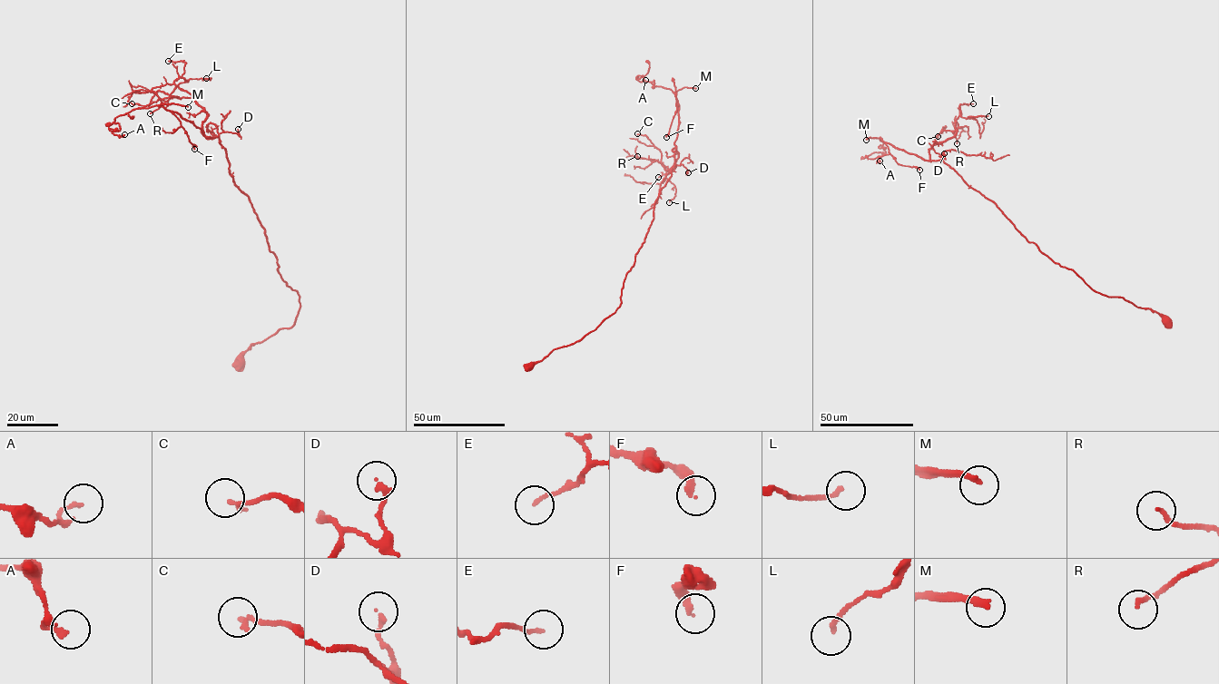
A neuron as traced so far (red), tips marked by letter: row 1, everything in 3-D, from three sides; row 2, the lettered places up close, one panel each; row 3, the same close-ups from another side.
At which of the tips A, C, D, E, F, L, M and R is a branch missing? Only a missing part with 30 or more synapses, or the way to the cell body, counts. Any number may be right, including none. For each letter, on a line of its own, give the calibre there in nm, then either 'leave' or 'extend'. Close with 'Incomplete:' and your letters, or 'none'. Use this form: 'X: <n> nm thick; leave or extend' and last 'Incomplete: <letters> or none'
A: 140 nm thick; leave
C: 200 nm thick; leave
D: 190 nm thick; leave
E: 120 nm thick; leave
F: 200 nm thick; leave
L: 150 nm thick; leave
M: 240 nm thick; extend
R: 160 nm thick; leave
Incomplete: M

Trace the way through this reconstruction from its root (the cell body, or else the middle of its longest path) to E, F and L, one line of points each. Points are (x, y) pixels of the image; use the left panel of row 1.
E: (238, 364), (293, 326), (299, 297), (204, 134), (208, 115), (174, 83), (185, 63), (168, 61)
F: (238, 364), (251, 345), (293, 326), (299, 297), (277, 270), (219, 138), (202, 135), (172, 112), (194, 149)
L: (238, 364), (251, 345), (293, 326), (299, 297), (219, 138), (204, 134), (208, 115), (174, 82), (206, 78)

